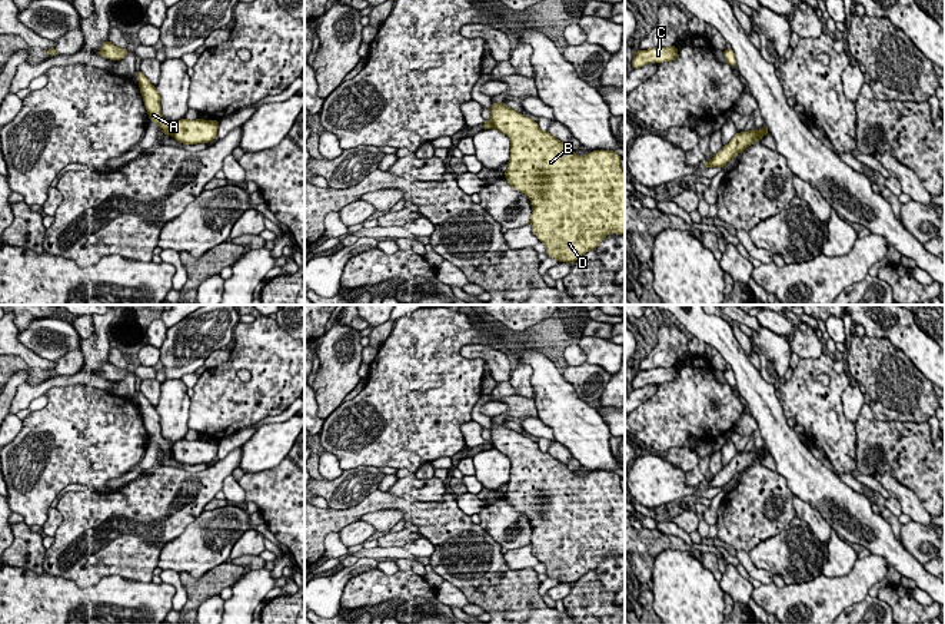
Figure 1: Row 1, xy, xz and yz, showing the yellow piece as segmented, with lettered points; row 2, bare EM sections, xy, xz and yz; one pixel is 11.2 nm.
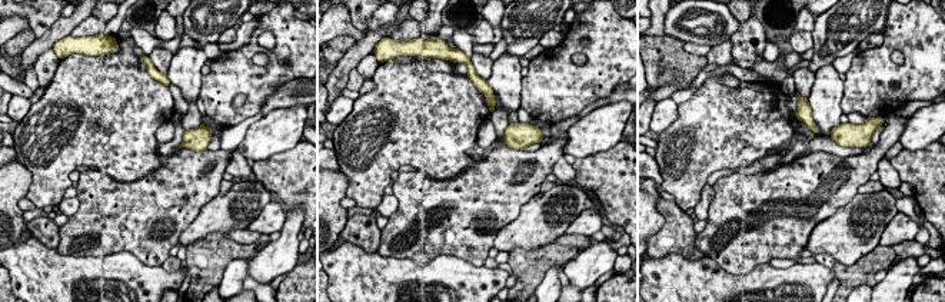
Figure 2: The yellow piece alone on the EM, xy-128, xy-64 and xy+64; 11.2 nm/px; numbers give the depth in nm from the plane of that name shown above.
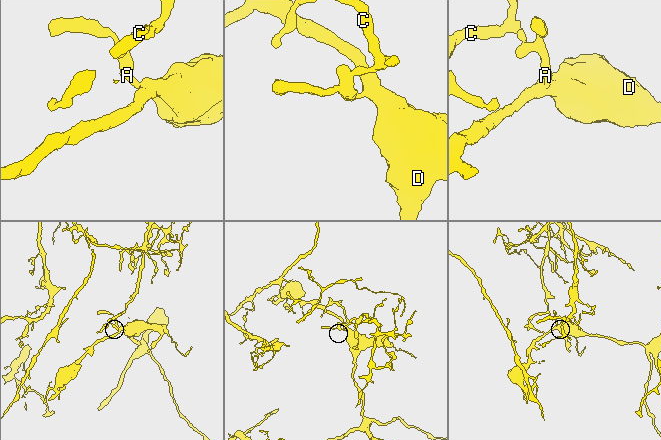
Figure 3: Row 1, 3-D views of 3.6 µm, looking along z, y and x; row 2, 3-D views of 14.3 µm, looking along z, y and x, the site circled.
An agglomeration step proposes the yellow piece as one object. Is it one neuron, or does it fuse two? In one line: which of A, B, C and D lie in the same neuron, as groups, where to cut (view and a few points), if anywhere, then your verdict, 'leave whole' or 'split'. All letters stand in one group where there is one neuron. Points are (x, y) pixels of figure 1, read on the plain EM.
groups A C / B D; cut xy (170, 445), (172, 454); split

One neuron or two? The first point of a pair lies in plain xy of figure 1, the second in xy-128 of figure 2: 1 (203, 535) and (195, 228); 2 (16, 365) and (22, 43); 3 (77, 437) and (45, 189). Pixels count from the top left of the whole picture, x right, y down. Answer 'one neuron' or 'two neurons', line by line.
1: one neuron
2: one neuron
3: one neuron

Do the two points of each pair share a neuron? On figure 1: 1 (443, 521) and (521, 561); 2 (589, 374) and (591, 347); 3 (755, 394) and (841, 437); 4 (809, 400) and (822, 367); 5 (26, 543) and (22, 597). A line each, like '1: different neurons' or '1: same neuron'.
1: different neurons
2: different neurons
3: different neurons
4: same neuron
5: different neurons

